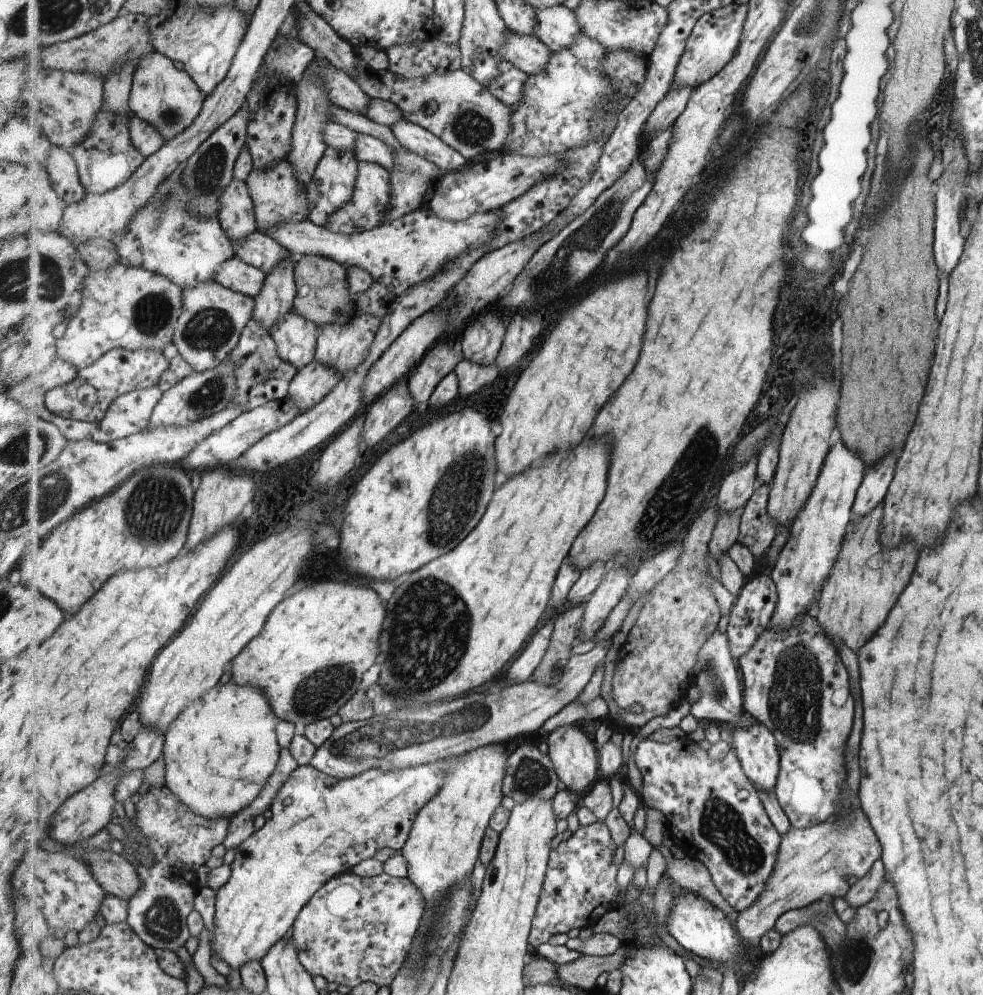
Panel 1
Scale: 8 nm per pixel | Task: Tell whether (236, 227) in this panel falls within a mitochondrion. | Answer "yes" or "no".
no

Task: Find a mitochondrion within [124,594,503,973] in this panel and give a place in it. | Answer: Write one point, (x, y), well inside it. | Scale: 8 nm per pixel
(368, 745)

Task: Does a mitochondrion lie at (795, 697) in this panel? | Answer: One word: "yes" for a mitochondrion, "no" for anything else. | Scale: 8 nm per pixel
yes

